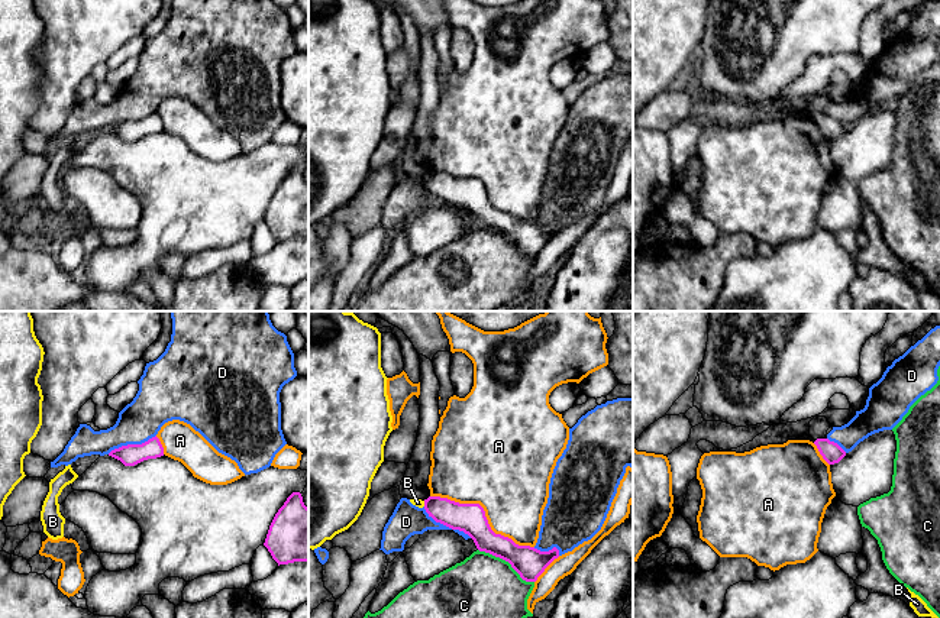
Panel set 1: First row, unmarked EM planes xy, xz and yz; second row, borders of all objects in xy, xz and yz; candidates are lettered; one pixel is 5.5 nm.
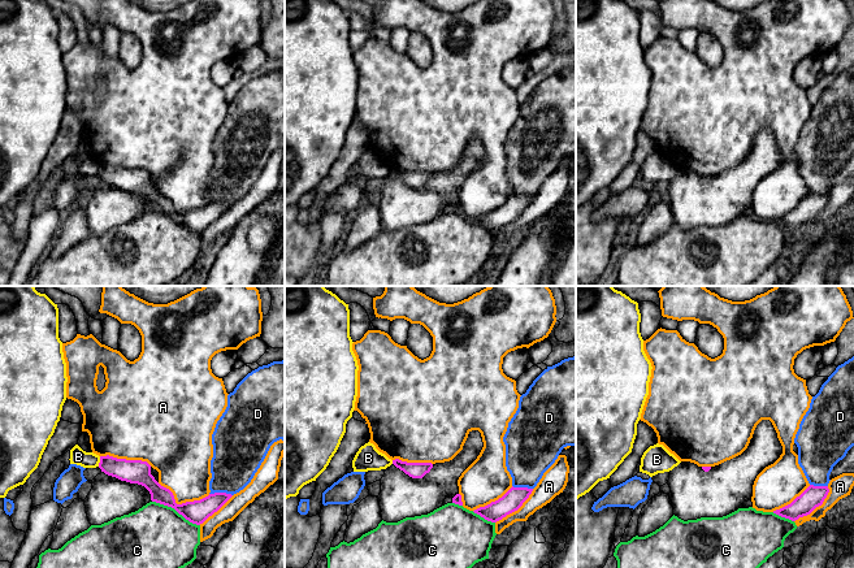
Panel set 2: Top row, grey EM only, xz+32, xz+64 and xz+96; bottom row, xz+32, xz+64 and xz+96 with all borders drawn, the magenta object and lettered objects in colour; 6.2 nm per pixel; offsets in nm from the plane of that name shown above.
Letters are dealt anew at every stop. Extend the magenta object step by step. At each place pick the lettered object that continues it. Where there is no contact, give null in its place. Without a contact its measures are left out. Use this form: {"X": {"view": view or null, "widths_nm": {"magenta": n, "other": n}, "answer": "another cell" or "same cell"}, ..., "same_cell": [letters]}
{"A": {"view": "xz", "widths_nm": {"magenta": 160, "other": 460}, "answer": "another cell"}, "B": {"view": "xz", "widths_nm": {"magenta": 160, "other": 50}, "answer": "another cell"}, "C": {"view": "xz", "widths_nm": {"magenta": 170, "other": 440}, "answer": "another cell"}, "D": {"view": "xz", "widths_nm": {"magenta": 160, "other": 180}, "answer": "another cell"}, "same_cell": []}

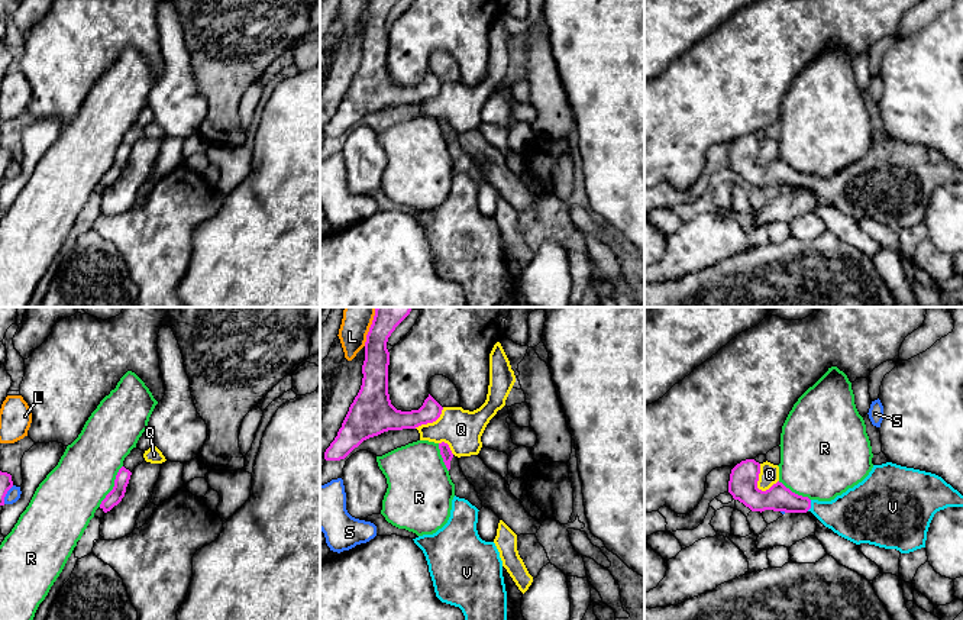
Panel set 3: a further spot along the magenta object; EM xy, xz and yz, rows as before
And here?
{"L": {"view": "xz", "widths_nm": {"magenta": 140, "other": 140}, "answer": "another cell"}, "Q": {"view": "yz", "widths_nm": {"magenta": 160, "other": 110}, "answer": "another cell"}, "R": {"view": "xy", "widths_nm": {"magenta": 80, "other": 340}, "answer": "another cell"}, "S": {"view": "xy", "widths_nm": {"magenta": 70, "other": 80}, "answer": "another cell"}, "V": {"view": "yz", "widths_nm": {"magenta": 150, "other": 260}, "answer": "same cell"}, "same_cell": ["V"]}

